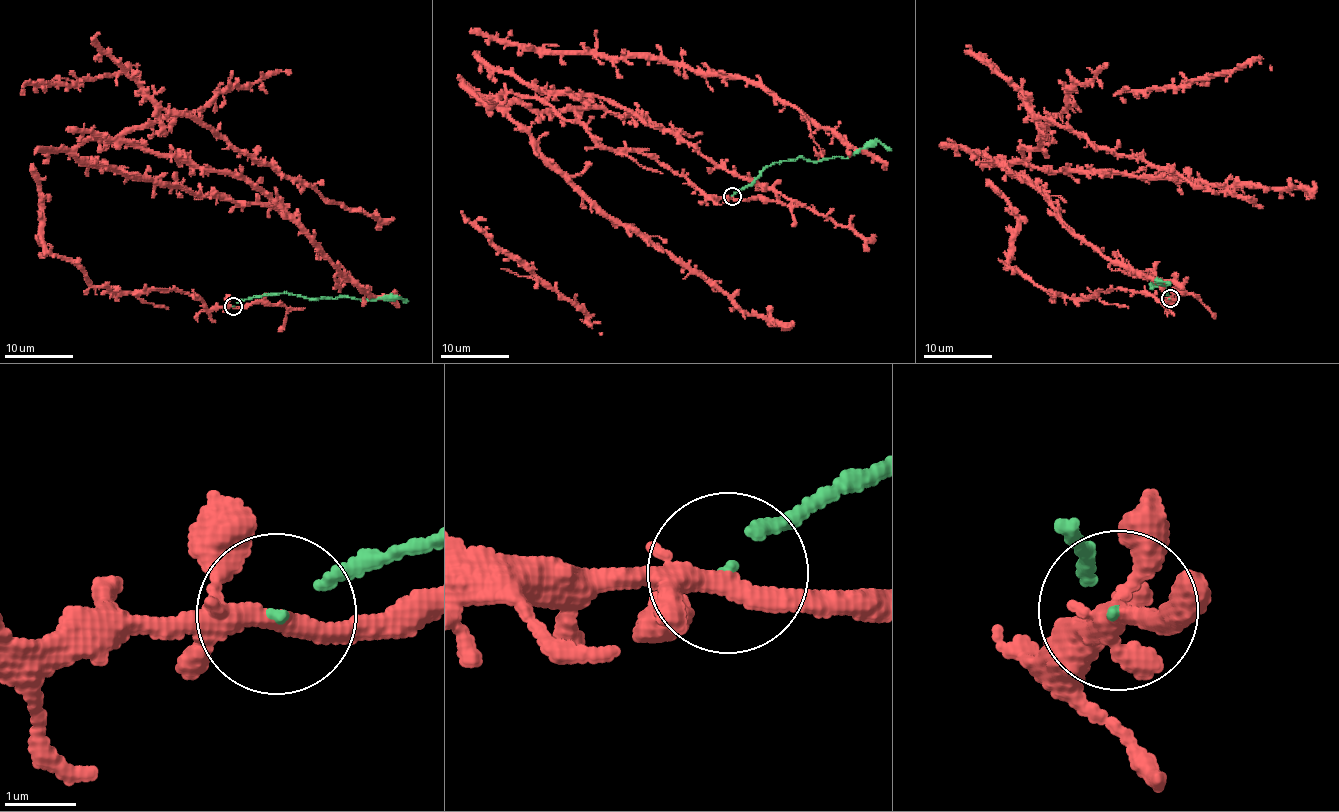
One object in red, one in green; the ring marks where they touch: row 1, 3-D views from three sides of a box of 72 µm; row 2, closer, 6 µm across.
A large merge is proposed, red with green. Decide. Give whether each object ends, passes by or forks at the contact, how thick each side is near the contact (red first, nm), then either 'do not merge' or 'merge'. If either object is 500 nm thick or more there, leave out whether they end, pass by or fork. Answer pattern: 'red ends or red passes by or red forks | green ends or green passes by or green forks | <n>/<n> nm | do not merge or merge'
red forks | green ends | 240/70 nm | do not merge

